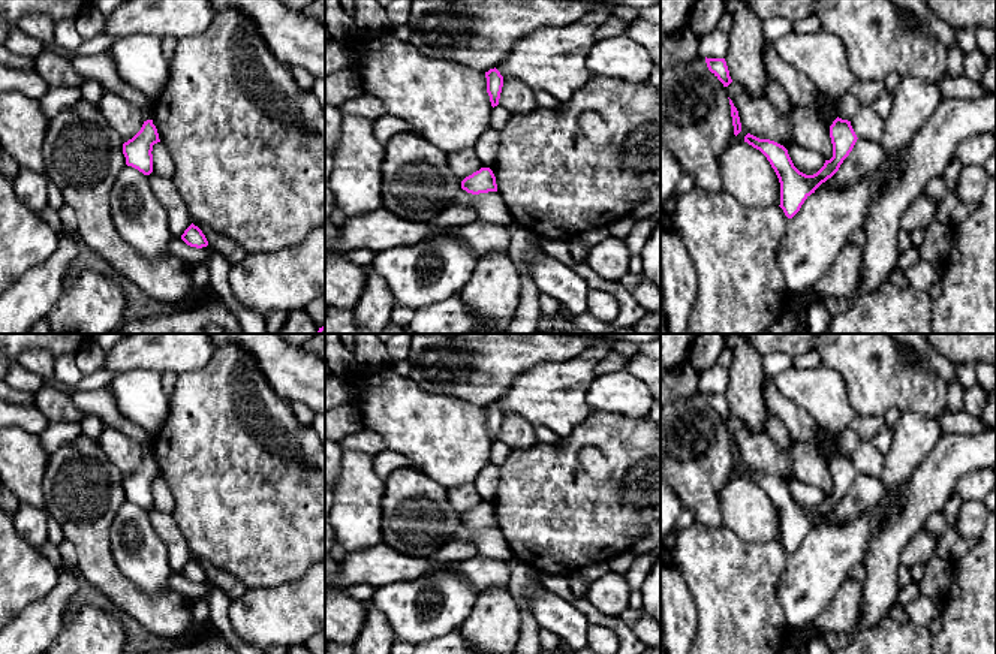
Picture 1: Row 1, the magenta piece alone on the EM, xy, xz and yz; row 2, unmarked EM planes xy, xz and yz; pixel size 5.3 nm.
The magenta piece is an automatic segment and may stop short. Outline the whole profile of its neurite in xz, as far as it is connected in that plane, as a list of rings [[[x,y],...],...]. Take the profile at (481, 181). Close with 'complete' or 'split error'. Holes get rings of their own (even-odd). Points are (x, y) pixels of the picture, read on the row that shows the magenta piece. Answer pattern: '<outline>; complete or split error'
[[[481,168],[461,181],[461,189],[472,195],[497,192],[496,177],[490,168]]]; complete

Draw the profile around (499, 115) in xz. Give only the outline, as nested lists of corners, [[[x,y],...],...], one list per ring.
[[[497,105],[490,112],[490,129],[500,132],[512,114],[503,106]]]

